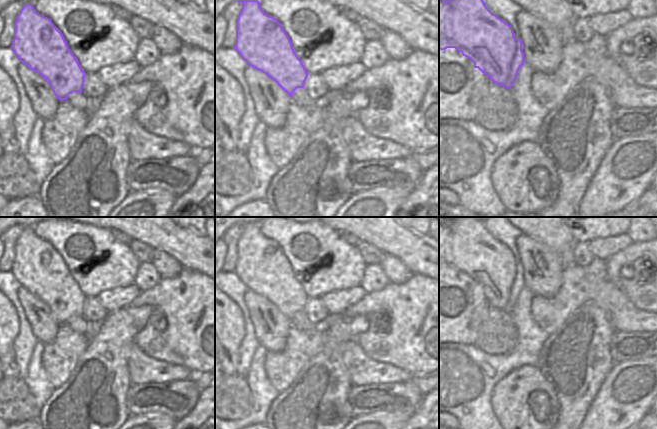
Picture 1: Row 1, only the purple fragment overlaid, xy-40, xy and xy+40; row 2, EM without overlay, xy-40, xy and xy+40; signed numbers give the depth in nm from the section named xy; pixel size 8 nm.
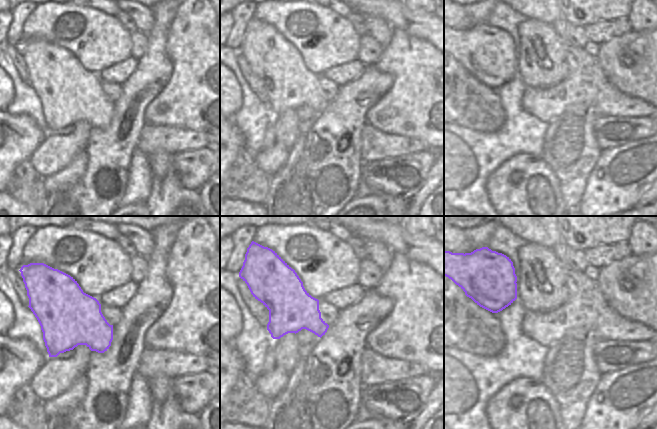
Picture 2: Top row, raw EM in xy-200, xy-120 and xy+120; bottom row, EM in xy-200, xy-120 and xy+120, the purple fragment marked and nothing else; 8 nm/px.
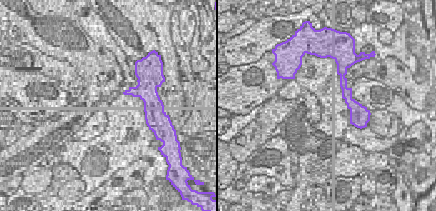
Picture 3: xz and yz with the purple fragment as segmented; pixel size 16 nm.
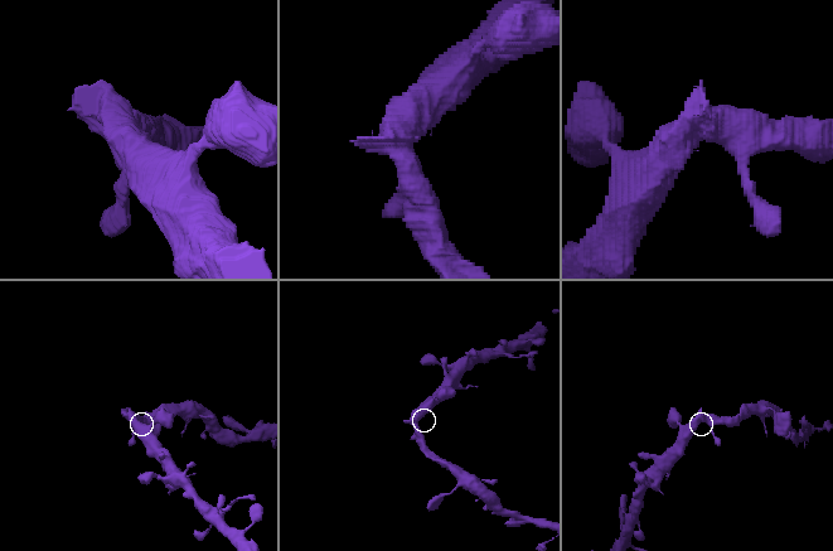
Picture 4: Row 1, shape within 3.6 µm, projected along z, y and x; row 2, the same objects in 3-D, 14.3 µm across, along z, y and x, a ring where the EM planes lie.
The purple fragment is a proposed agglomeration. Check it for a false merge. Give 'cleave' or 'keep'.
cleave

